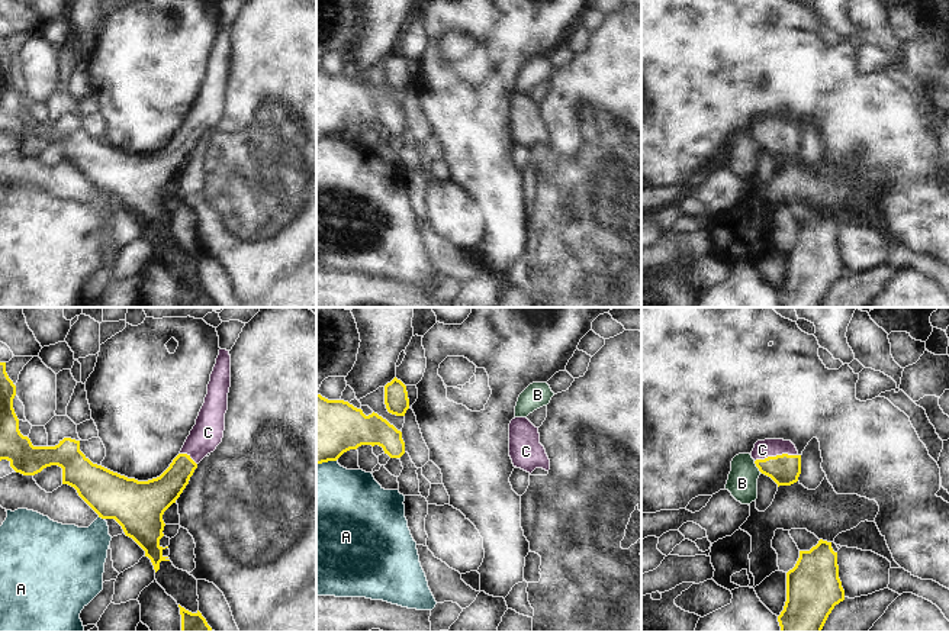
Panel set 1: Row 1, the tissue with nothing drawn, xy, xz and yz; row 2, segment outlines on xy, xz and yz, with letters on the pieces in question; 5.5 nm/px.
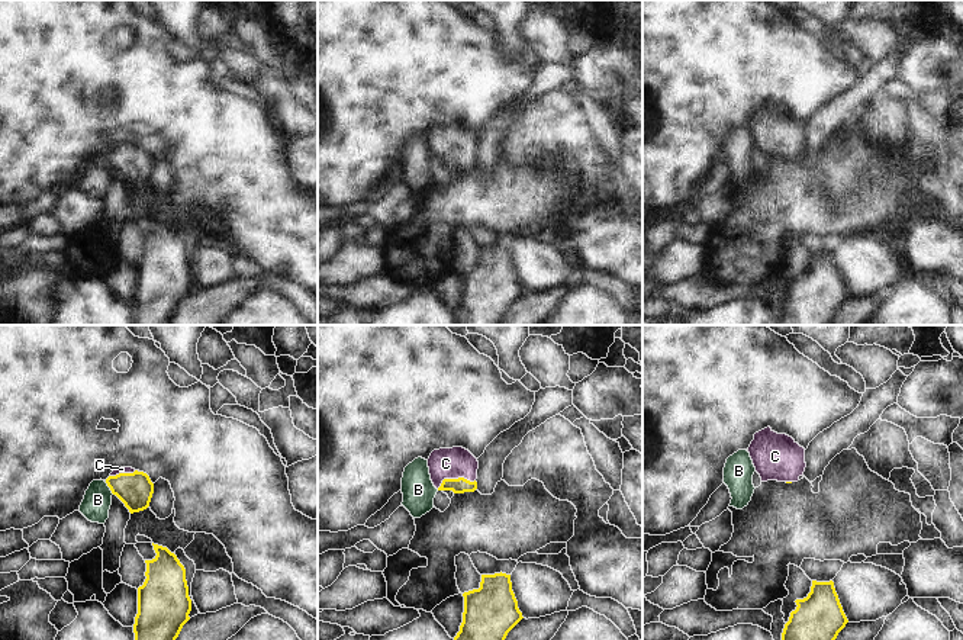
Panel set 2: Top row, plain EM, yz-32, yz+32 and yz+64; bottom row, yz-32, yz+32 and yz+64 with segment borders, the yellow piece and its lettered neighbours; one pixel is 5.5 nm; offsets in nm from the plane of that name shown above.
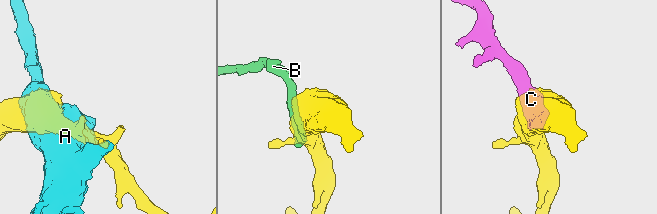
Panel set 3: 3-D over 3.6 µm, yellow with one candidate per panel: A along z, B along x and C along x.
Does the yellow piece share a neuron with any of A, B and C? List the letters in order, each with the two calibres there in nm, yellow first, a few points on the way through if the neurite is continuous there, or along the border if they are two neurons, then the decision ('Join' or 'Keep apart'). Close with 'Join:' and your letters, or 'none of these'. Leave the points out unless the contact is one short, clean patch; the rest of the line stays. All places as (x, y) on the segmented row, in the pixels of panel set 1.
A: Thickness 280 nm (yellow) against 320 nm. Keep apart
B: Thickness 170 nm (yellow) against 170 nm. Boundary: yz (753, 461), (761, 471). Keep apart
C: Thickness 170 nm (yellow) against 100 nm. Path across: yz (784, 470), (777, 455), (769, 455), (762, 450). Join
Join: C.

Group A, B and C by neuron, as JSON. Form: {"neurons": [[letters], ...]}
{"neurons": [["A", "B"], ["C"]]}

